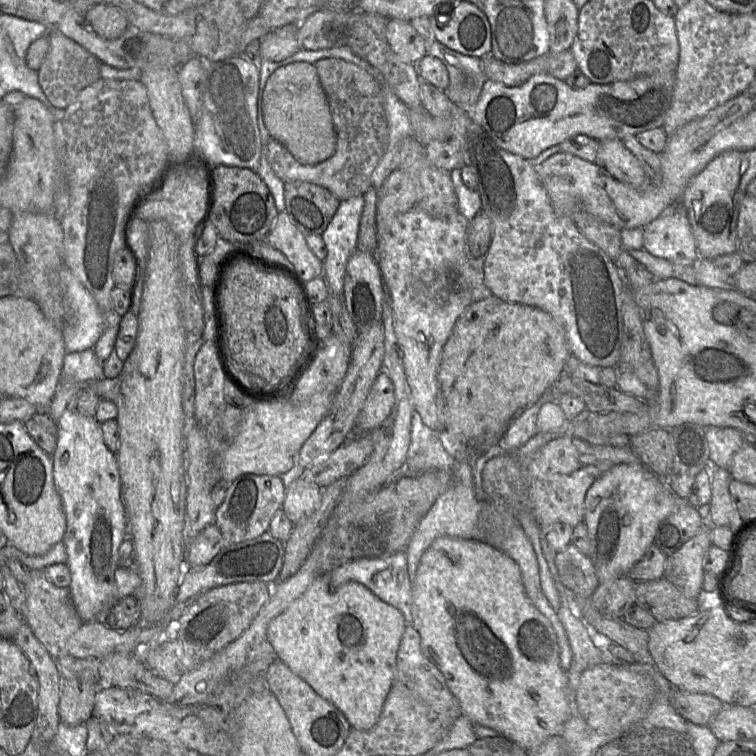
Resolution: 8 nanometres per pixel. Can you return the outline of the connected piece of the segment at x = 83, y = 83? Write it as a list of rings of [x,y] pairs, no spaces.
[[[57,30],[47,33],[49,50],[38,69],[38,81],[51,105],[66,110],[79,93],[101,78],[101,62],[86,48]]]

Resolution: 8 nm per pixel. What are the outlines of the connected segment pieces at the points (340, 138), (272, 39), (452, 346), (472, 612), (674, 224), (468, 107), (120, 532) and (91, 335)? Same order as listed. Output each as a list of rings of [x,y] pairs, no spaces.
[[[324,58],[315,64],[326,94],[336,135],[334,154],[315,164],[299,163],[279,141],[270,138],[268,162],[284,183],[305,181],[329,190],[340,201],[363,195],[371,187],[371,176],[383,156],[389,138],[388,120],[383,106],[383,83],[357,65],[338,58]]]
[[[293,22],[262,37],[259,49],[261,59],[279,62],[299,51],[298,30],[299,25]]]
[[[495,296],[472,302],[455,323],[440,356],[437,378],[443,396],[441,438],[468,440],[484,433],[503,433],[519,412],[556,383],[571,355],[564,328],[549,313]]]
[[[441,536],[436,538],[423,553],[418,568],[416,570],[415,579],[411,588],[411,611],[412,611],[411,626],[418,632],[420,636],[420,647],[423,655],[442,673],[449,690],[454,695],[454,697],[456,698],[456,700],[460,705],[462,716],[466,716],[473,723],[473,725],[482,725],[494,729],[499,733],[499,736],[506,737],[507,739],[513,741],[514,743],[525,749],[527,752],[541,745],[549,737],[558,735],[562,732],[564,725],[566,724],[570,716],[573,714],[574,709],[569,702],[568,677],[566,671],[563,670],[561,667],[560,649],[558,646],[557,638],[549,620],[535,608],[535,606],[528,598],[524,589],[519,567],[512,558],[510,558],[507,554],[505,554],[501,550],[496,549],[480,540],[456,538],[449,536]]]
[[[673,207],[643,228],[643,249],[681,266],[692,266],[699,257],[688,217],[682,207]]]
[[[438,41],[428,47],[428,54],[442,61],[449,74],[449,84],[445,89],[447,97],[465,111],[471,111],[478,101],[487,77],[483,69],[483,59],[461,54]]]
[[[66,410],[57,423],[57,445],[52,454],[53,477],[66,516],[66,531],[62,540],[67,553],[71,575],[68,587],[73,604],[82,622],[106,622],[107,611],[115,602],[115,571],[120,559],[119,547],[127,532],[126,508],[121,492],[121,478],[117,456],[104,442],[101,423],[95,417],[75,410]]]
[[[65,264],[61,267],[59,275],[67,305],[68,325],[62,330],[66,352],[81,352],[91,349],[107,328],[107,321],[104,317],[105,312],[99,309],[93,296]]]

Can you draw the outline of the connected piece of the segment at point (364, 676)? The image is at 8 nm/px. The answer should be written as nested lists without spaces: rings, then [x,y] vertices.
[[[325,574],[317,577],[300,597],[295,599],[281,614],[269,623],[267,638],[275,650],[277,658],[294,674],[303,679],[319,696],[339,709],[349,722],[351,729],[367,731],[373,728],[379,720],[386,697],[395,683],[396,657],[405,628],[406,622],[402,613],[395,607],[383,602],[366,586],[351,581],[334,590],[329,586],[329,574]]]

